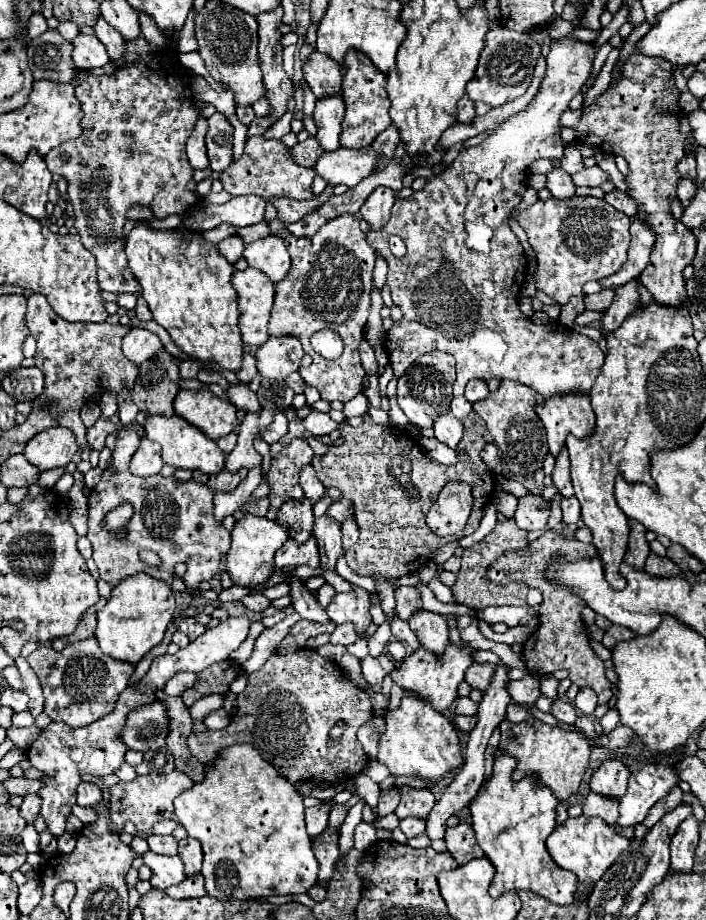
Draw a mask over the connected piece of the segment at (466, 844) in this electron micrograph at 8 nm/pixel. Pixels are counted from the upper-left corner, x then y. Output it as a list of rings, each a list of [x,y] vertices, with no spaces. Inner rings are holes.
[[[460,823],[452,829],[446,829],[444,841],[446,841],[446,847],[458,865],[466,865],[470,859],[484,857],[484,853],[478,847],[474,829],[468,823]]]

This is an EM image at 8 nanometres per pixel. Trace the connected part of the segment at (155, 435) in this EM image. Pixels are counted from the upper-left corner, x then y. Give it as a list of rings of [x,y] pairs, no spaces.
[[[150,415],[144,423],[144,433],[150,441],[156,441],[162,445],[162,461],[168,465],[174,465],[176,469],[190,469],[190,471],[202,471],[206,475],[218,475],[218,471],[224,469],[226,455],[220,451],[216,441],[208,439],[202,431],[186,423],[182,417],[162,417],[162,415]]]

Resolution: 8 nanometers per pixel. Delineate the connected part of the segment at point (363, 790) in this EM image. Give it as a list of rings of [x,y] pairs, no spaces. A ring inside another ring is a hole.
[[[364,773],[356,775],[356,777],[353,778],[353,783],[356,785],[358,795],[362,795],[369,806],[373,808],[377,807],[380,797],[379,784],[374,782]]]

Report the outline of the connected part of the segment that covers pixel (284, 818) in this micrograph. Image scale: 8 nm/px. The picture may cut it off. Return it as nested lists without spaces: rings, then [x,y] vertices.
[[[232,745],[228,747],[228,751],[224,749],[220,753],[220,757],[216,759],[216,763],[212,767],[206,767],[206,777],[202,783],[194,783],[194,787],[190,791],[184,791],[182,795],[178,795],[174,799],[174,807],[176,807],[176,817],[178,817],[178,823],[188,831],[190,837],[198,839],[202,843],[202,849],[204,849],[204,863],[202,863],[202,875],[206,879],[206,893],[210,897],[216,897],[220,901],[230,901],[230,899],[268,899],[272,895],[300,895],[300,893],[306,893],[312,885],[316,885],[318,881],[318,861],[316,861],[316,855],[312,851],[312,839],[310,835],[306,833],[304,829],[304,801],[302,797],[296,793],[296,787],[290,785],[286,779],[278,777],[276,769],[266,763],[258,751],[250,745]]]

